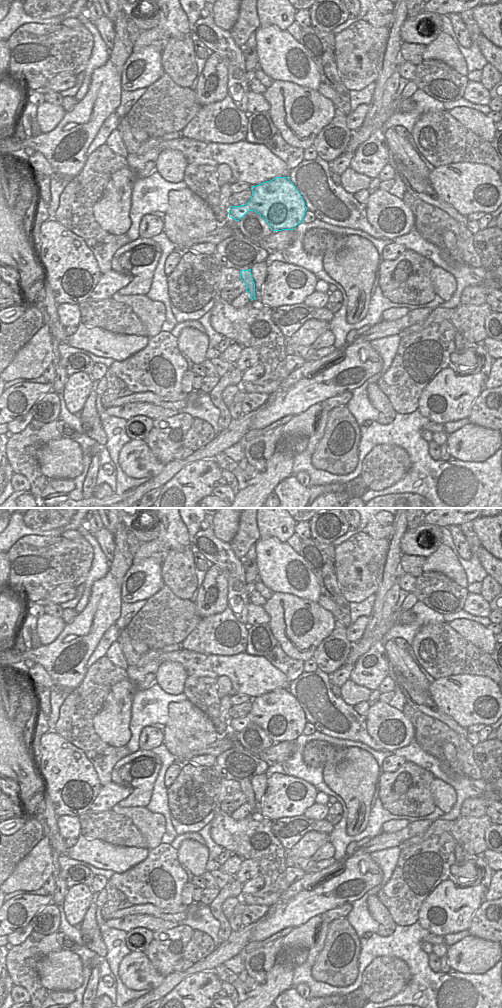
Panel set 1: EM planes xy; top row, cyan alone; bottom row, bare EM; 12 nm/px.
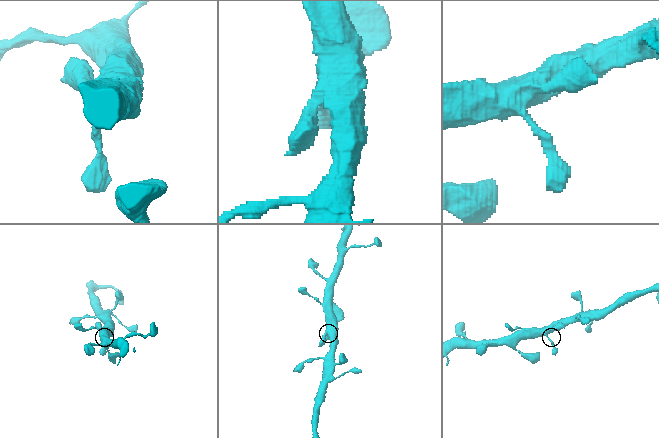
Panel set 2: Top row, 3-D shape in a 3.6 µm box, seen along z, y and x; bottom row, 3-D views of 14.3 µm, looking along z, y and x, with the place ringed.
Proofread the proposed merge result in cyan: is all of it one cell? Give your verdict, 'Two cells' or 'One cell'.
One cell.

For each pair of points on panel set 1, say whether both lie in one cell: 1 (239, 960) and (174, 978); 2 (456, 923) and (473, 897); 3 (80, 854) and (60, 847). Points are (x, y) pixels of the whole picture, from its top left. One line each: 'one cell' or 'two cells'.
1: two cells
2: one cell
3: two cells

